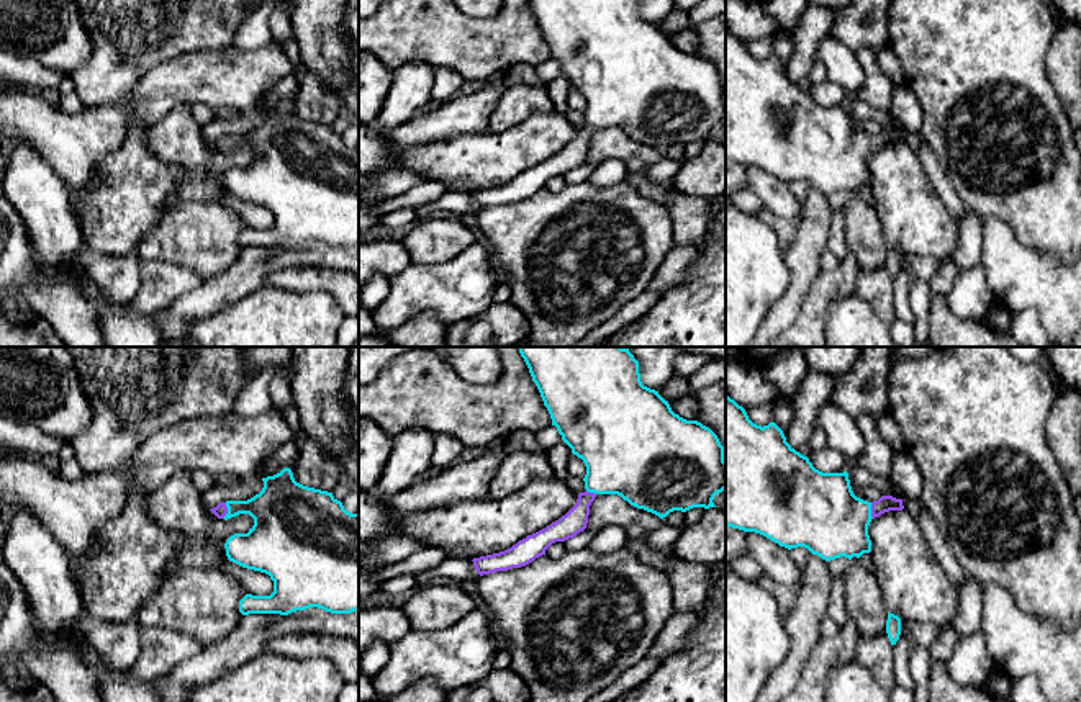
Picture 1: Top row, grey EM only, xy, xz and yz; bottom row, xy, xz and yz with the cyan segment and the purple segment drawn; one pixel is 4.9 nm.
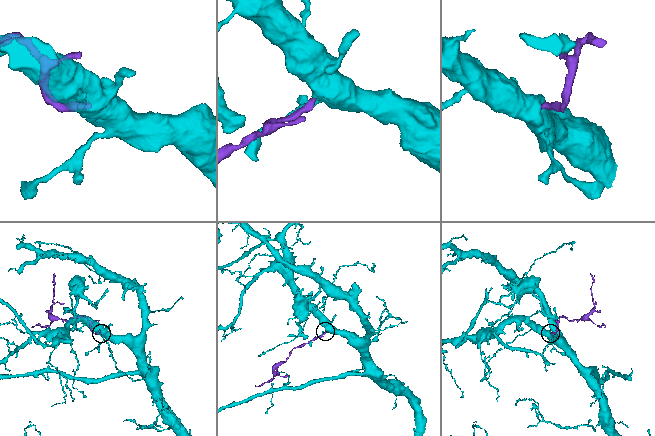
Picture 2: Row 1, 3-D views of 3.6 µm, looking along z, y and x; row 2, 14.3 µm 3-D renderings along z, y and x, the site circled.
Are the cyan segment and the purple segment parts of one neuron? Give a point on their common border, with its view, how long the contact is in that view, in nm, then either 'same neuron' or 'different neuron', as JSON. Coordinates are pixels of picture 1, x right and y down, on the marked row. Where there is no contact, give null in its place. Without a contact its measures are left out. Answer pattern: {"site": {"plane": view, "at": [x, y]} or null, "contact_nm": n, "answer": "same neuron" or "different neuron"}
{"site": {"plane": "xy", "at": [228, 511]}, "contact_nm": 80, "answer": "same neuron"}

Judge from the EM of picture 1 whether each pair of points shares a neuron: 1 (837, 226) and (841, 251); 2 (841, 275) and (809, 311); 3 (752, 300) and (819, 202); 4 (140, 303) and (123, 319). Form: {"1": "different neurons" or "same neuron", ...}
{"1": "same neuron", "2": "same neuron", "3": "different neurons", "4": "different neurons"}

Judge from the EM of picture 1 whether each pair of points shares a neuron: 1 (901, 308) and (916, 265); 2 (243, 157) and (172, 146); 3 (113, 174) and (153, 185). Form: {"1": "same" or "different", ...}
{"1": "same", "2": "same", "3": "same"}

